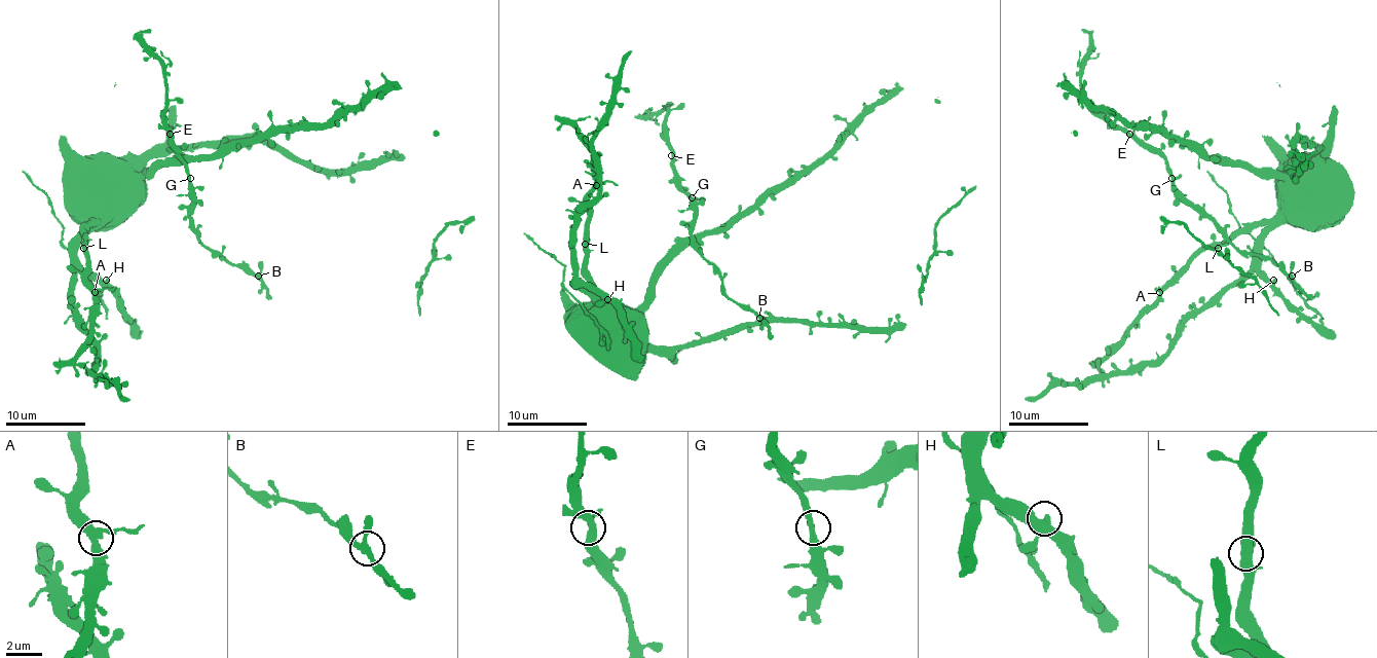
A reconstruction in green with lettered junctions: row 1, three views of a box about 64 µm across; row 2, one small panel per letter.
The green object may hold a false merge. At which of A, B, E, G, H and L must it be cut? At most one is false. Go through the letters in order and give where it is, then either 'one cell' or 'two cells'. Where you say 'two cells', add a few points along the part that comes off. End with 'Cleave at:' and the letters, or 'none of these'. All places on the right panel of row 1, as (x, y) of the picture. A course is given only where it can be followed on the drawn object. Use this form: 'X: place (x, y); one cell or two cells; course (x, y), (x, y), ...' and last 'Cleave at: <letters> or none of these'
A: place (1159, 292); one cell
B: place (1292, 276); one cell
E: place (1129, 134); one cell
G: place (1171, 178); one cell
H: place (1273, 280); one cell
L: place (1218, 248); one cell
Cleave at: none of these

